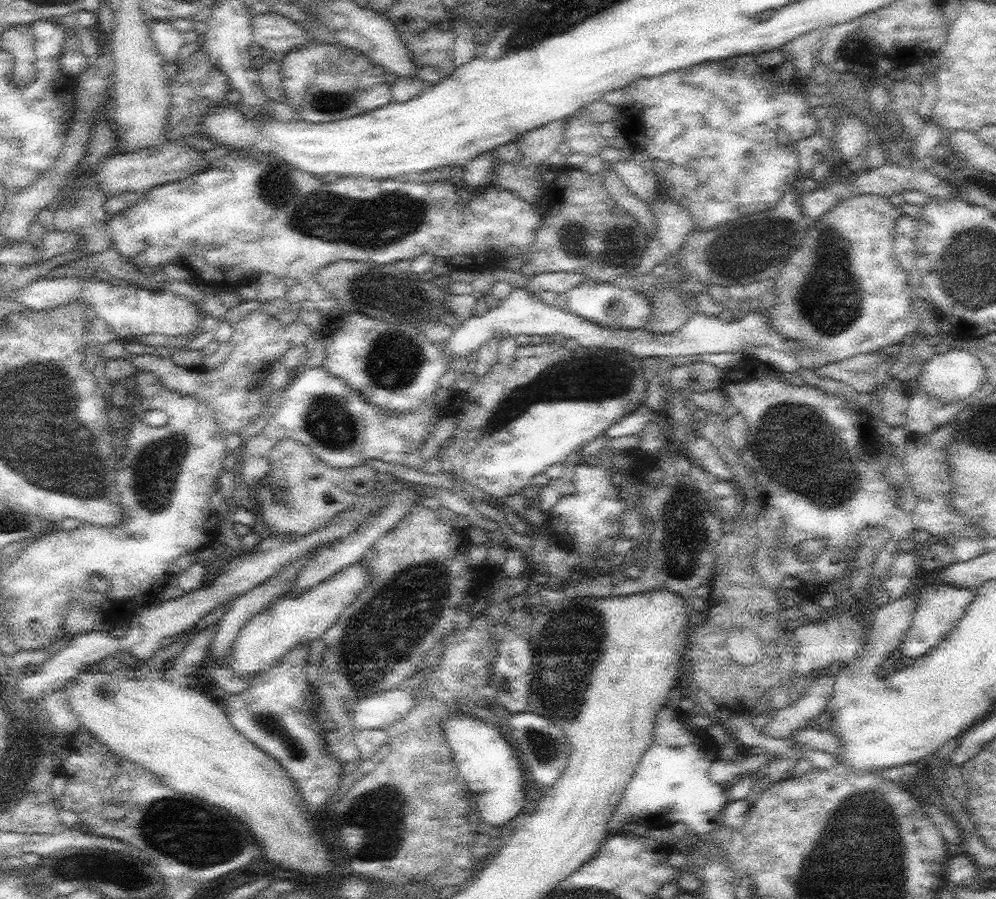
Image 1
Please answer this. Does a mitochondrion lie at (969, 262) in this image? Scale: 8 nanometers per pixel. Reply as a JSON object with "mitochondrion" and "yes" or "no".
{"mitochondrion":"yes"}

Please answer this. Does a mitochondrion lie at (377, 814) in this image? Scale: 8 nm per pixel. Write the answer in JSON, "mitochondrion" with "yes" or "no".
{"mitochondrion":"yes"}

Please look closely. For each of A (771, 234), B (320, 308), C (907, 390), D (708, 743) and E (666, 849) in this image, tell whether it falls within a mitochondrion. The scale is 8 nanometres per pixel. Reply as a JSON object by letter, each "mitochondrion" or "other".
{"A":"mitochondrion","B":"other","C":"other","D":"other","E":"other"}

